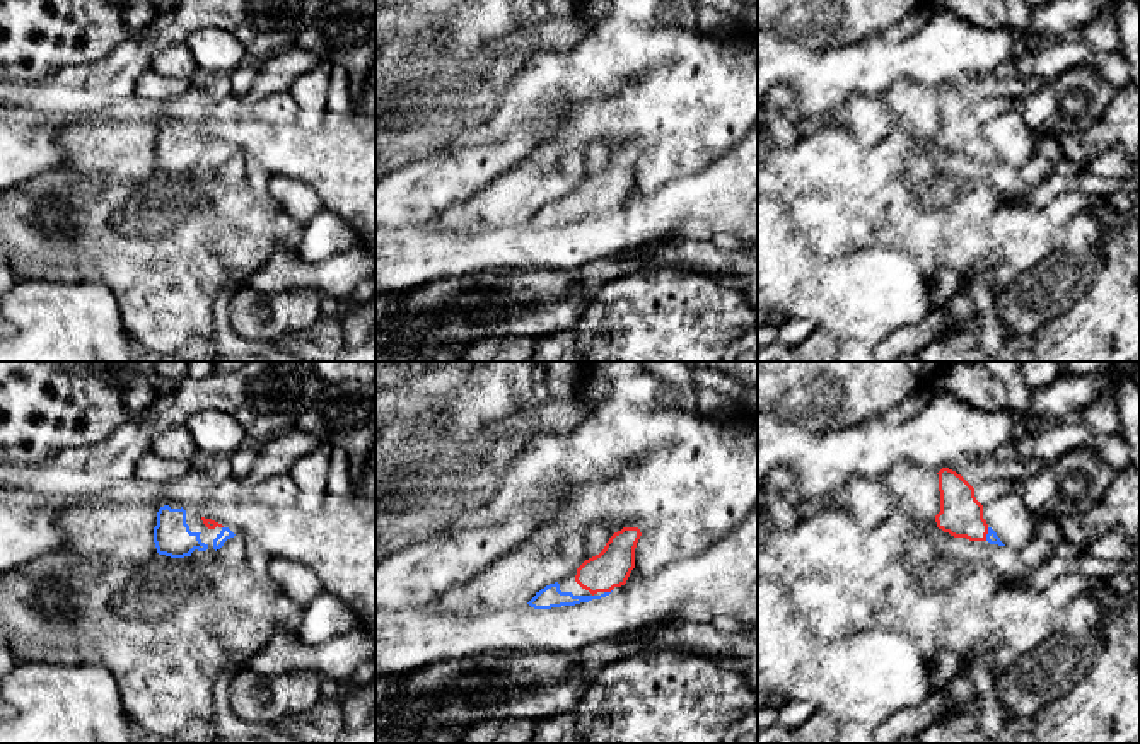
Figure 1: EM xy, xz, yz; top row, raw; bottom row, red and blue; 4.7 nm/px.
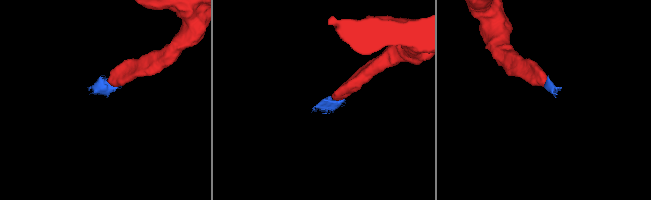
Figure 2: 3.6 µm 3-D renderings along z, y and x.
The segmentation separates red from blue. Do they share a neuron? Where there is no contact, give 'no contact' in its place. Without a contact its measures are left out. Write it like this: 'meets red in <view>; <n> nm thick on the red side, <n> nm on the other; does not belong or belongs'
meets red in yz; 200 nm thick on the red side, 60 nm on the other; belongs

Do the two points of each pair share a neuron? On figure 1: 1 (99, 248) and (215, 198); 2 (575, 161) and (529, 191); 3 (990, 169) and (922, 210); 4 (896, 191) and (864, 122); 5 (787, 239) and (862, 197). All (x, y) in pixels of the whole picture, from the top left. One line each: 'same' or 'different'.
1: same
2: same
3: different
4: different
5: different

